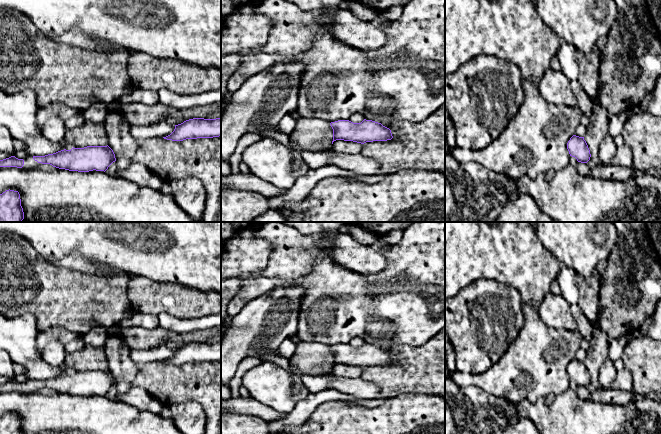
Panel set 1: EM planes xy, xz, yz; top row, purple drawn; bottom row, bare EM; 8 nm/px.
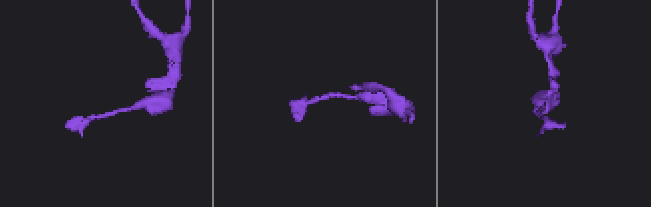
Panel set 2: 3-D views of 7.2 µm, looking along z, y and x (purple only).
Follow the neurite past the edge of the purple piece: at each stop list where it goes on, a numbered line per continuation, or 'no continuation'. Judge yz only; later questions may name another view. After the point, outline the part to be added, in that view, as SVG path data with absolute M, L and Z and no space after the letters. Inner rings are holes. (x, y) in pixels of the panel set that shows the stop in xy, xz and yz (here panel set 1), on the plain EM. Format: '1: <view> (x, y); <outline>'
no continuation

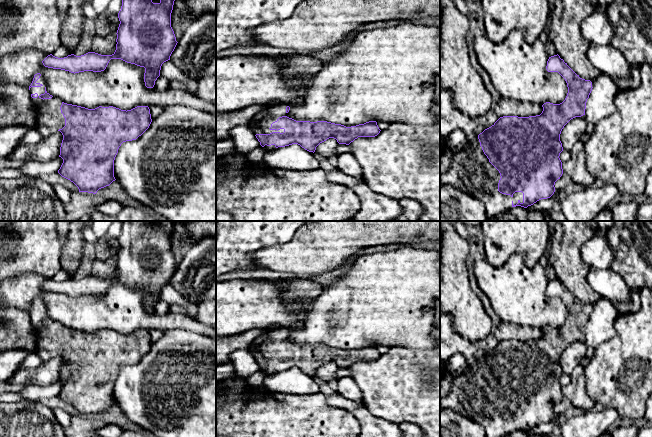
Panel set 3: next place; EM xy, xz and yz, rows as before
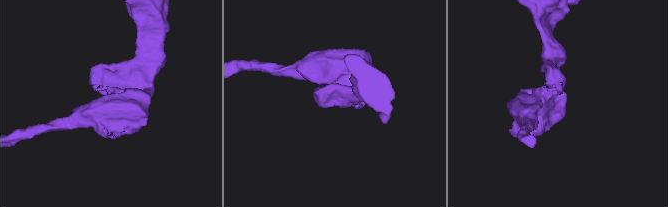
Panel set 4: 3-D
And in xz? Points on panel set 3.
1: xz (261, 346); M275 328L267 332L262 333L258 336L249 346L248 350L253 354L254 358L270 358L272 356L283 357L284 353L270 354L271 348L279 341L287 340L286 336L287 329ZM287 340L288 341L288 340Z

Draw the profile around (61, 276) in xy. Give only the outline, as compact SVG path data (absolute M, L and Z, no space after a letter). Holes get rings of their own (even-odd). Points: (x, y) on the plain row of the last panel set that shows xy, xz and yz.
M61 269L56 275L53 276L52 279L58 282L64 282L71 278L72 277L67 271Z

